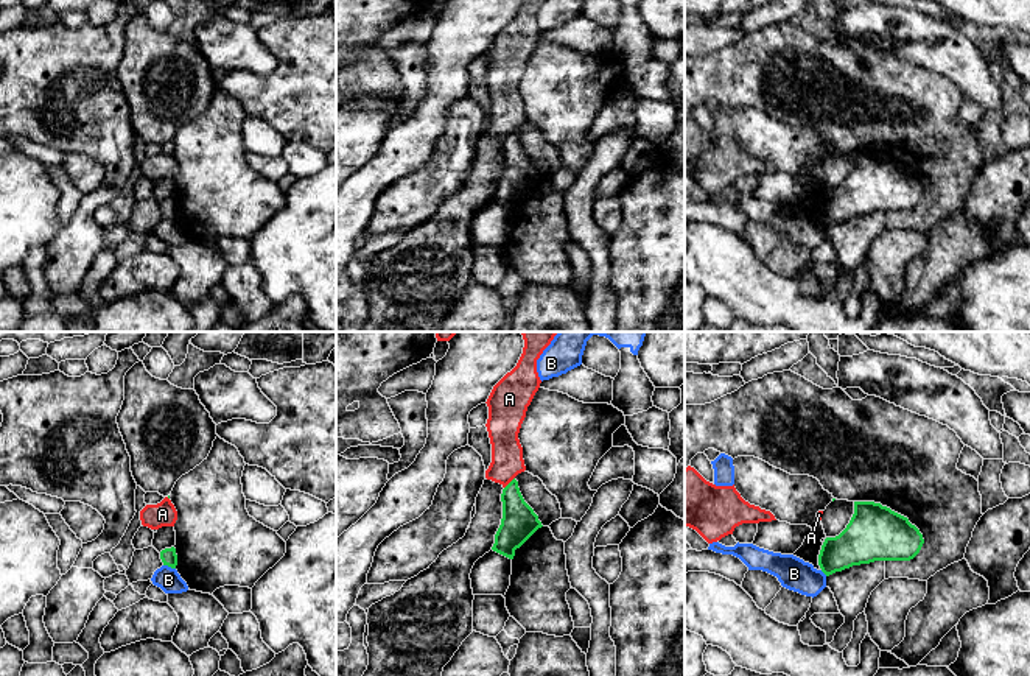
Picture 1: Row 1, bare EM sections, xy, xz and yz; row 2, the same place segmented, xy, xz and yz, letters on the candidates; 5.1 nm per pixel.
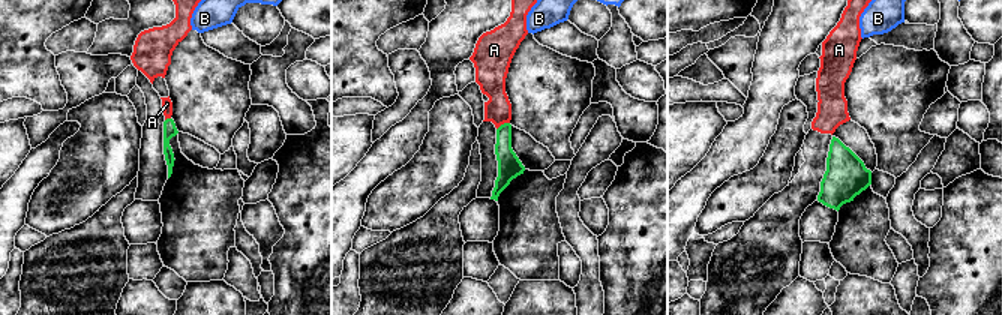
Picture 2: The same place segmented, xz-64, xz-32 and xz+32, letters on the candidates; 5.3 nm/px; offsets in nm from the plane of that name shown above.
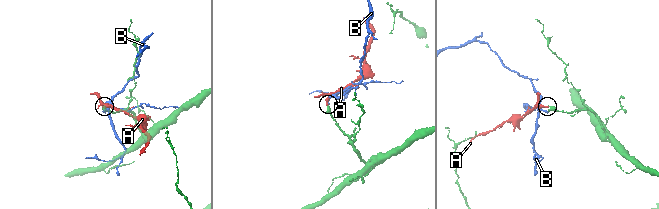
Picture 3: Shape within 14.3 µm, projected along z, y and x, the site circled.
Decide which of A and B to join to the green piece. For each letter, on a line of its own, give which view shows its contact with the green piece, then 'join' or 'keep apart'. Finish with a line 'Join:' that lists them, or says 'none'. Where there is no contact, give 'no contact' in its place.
A: xz | keep apart
B: xy | keep apart
Join: none

